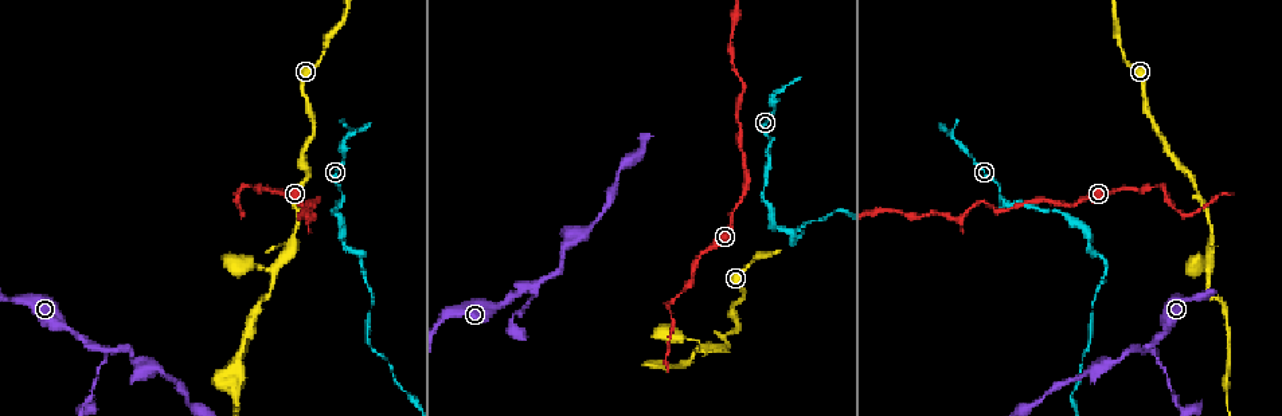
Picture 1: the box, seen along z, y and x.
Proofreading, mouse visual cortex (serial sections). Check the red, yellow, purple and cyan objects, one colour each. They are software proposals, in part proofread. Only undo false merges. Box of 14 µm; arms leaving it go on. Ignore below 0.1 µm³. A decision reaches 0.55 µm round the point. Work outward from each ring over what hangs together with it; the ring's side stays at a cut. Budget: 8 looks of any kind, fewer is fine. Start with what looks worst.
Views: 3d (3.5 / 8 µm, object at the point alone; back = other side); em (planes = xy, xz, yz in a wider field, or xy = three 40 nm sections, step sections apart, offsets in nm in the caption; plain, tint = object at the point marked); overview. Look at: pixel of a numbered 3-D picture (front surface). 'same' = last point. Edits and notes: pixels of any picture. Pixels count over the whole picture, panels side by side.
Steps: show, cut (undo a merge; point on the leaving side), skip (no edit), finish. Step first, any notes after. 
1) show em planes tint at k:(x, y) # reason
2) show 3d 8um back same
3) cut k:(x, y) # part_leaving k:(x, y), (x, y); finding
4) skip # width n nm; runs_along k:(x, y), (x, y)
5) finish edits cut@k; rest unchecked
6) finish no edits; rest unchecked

show 3d 8um at 1:(1150, 346) # sharp bend

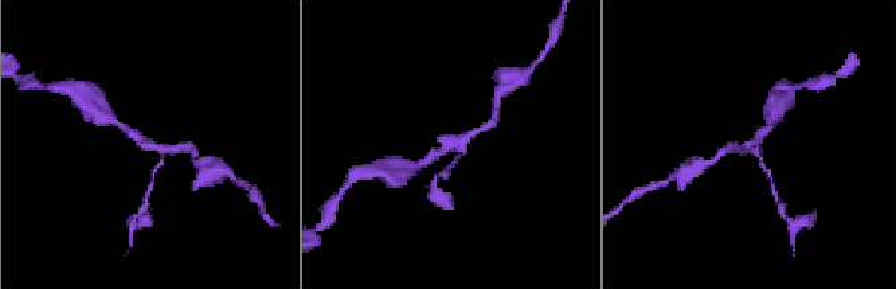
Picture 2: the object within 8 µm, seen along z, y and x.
show 3d 3.5um at 2:(459, 142)

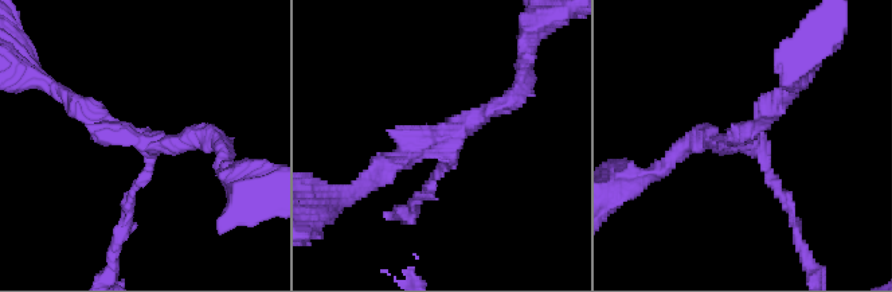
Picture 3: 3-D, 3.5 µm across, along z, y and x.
show em xy step 5 tint at 3:(143, 135) # arms 3; arm_widths 150, 200, 250 nm; need the tissue

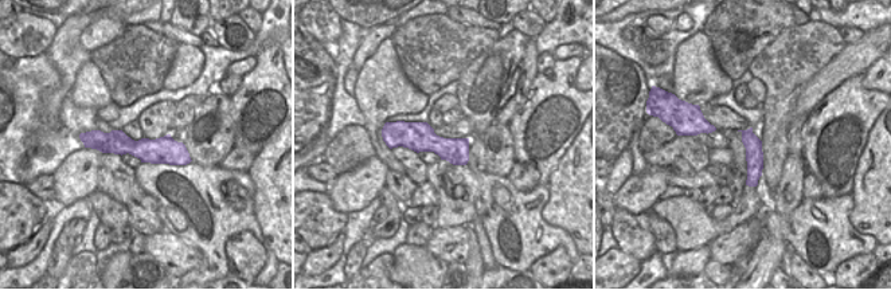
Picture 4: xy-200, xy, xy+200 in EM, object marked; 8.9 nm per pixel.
skip # runs_along 4:(89, 134), (186, 160); all the same cell

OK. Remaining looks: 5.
show 3d 8um at 1:(1003, 205) # abrupt turn

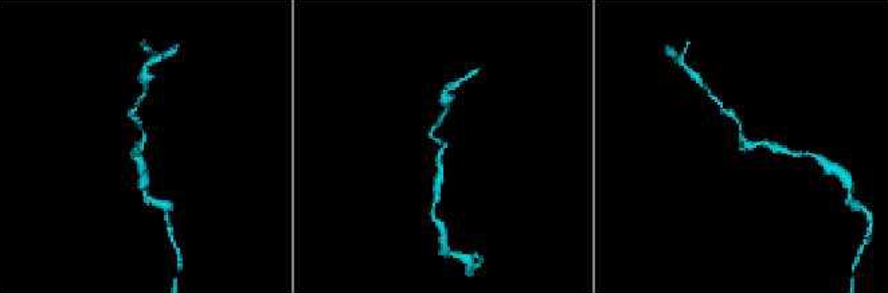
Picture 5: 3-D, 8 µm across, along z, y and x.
show em xy step 2 tint at 5:(743, 143) # shape alone is not enough

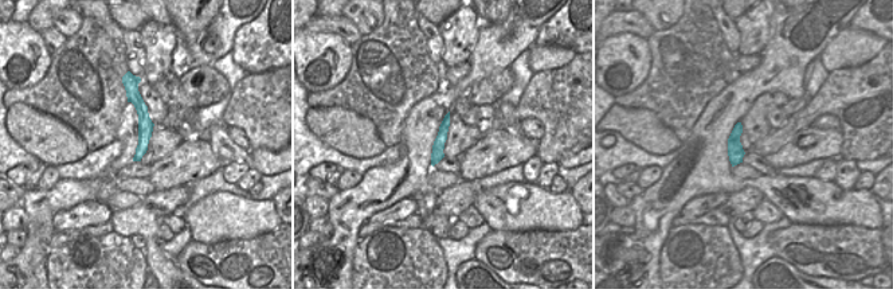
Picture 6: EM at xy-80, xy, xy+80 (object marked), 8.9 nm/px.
skip # runs_along 6:(132, 84), (144, 118), (137, 157); continuous, no second cell

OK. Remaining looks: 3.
show 3d 3.5um at 1:(737, 99) # abrupt turn

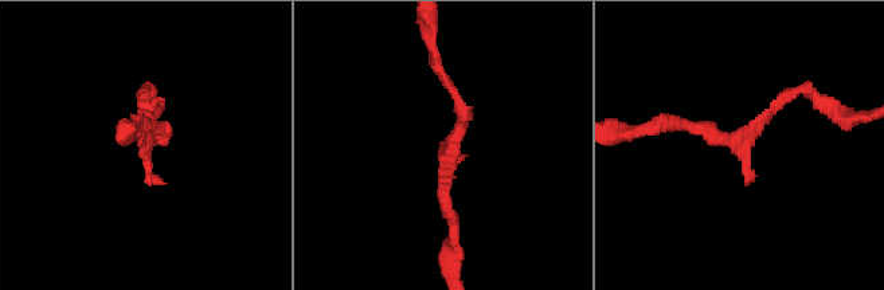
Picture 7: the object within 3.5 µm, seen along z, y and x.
show em xy step 1 tint at 7:(149, 136)

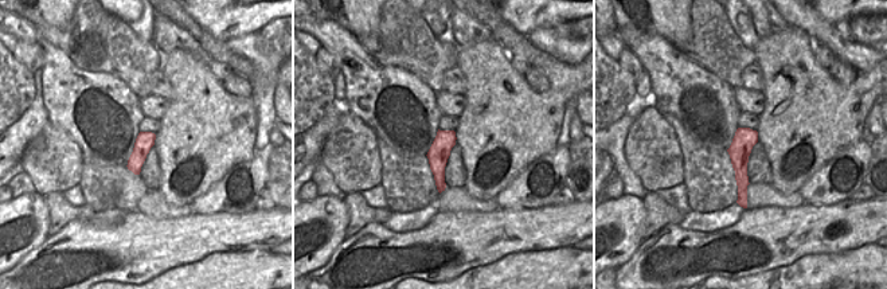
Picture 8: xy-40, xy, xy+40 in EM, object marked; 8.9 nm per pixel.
skip # runs_along 8:(746, 131), (741, 147), (741, 200); one cell here

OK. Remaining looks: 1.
finish no edits; rest unchecked

